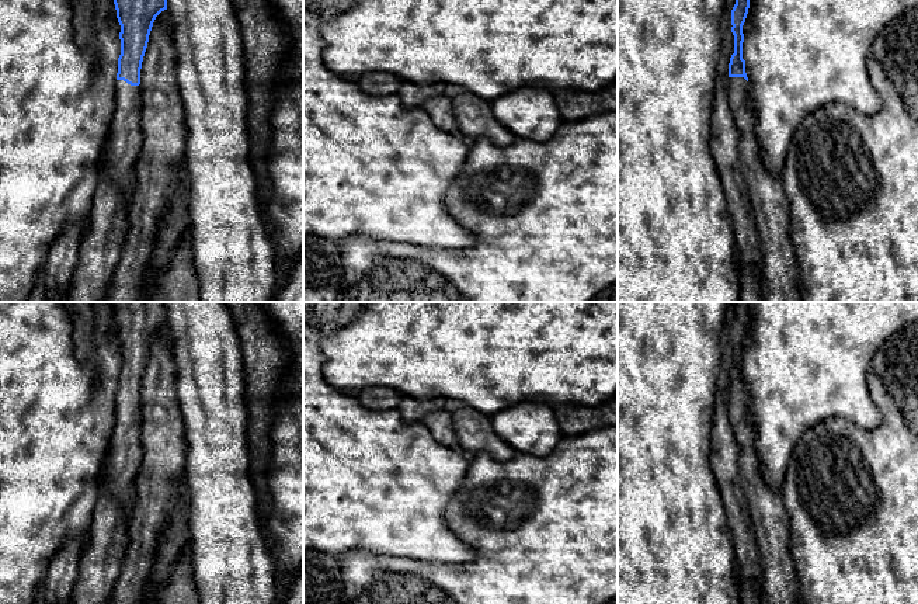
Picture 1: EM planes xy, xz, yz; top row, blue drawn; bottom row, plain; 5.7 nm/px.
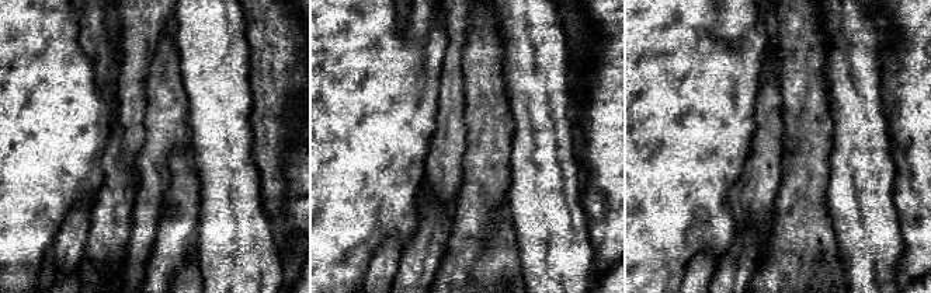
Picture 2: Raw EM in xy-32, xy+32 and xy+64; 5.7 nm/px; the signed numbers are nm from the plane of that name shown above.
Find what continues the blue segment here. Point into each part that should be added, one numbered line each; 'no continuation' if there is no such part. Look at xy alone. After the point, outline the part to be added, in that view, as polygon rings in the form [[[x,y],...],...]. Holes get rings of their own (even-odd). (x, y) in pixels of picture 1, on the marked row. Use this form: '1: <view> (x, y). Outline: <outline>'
1: xy (124, 145). Outline: [[[115,80],[115,111],[105,164],[109,177],[125,188],[128,197],[136,183],[135,166],[143,142],[140,108],[140,84],[131,86],[124,80]]]

